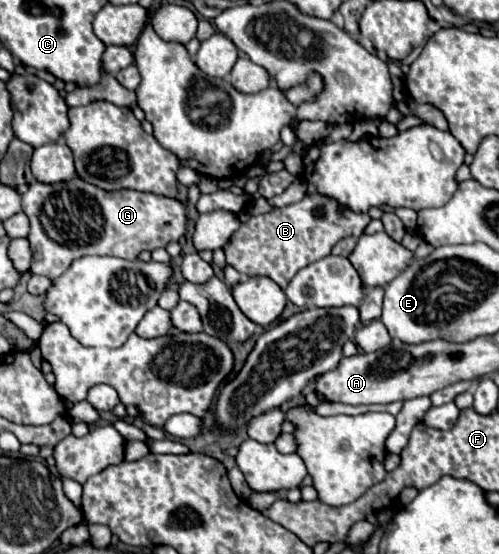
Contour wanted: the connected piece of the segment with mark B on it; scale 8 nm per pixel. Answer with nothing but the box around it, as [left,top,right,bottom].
[224,194,371,290]

